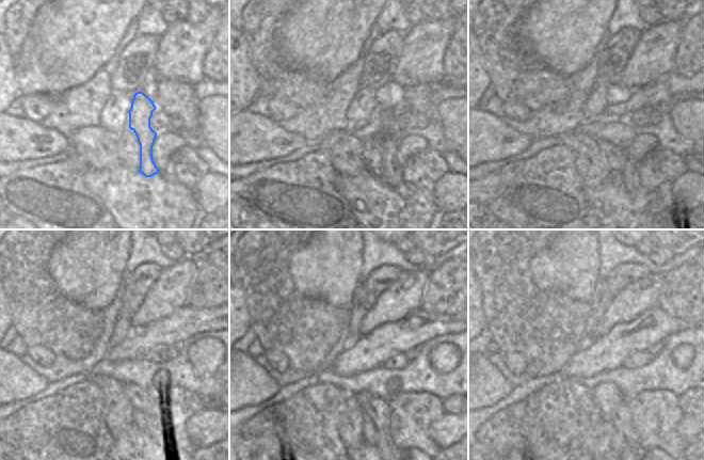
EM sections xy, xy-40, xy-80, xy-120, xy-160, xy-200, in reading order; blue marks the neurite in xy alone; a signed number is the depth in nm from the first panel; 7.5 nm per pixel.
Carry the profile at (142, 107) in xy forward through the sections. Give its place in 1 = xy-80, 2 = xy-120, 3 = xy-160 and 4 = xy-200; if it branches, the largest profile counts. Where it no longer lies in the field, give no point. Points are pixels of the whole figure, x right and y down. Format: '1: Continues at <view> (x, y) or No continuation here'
1: Continues at xy-80 (629, 173)
2: Continues at xy-120 (154, 415)
3: Continues at xy-160 (383, 442)
4: Continues at xy-200 (620, 444).

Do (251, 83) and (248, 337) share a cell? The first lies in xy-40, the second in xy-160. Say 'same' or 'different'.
different

